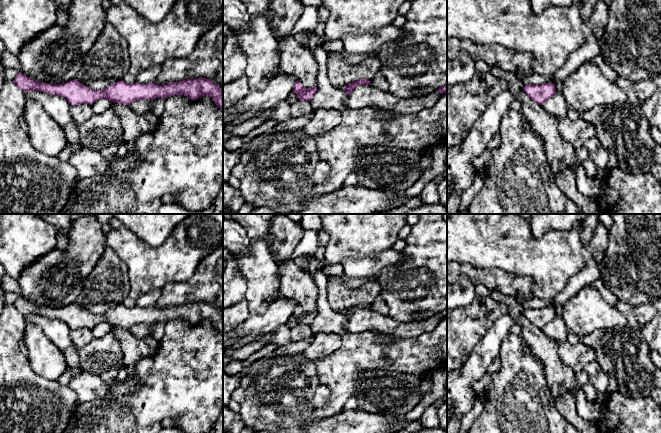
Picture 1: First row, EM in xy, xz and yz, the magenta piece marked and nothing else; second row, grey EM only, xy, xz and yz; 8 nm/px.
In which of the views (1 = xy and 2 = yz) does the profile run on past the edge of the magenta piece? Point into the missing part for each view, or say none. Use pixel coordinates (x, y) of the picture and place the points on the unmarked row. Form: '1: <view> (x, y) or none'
1: none
2: none

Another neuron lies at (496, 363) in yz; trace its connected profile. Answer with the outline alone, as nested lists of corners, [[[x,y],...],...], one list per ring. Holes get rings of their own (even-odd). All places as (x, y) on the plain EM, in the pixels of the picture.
[[[497,356],[496,358],[494,358],[492,363],[489,365],[487,369],[487,373],[492,375],[495,372],[497,372],[500,369],[500,367],[501,367],[501,361],[500,361],[499,356]]]

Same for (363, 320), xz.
[[[362,309],[347,320],[346,329],[348,333],[362,333],[369,330],[396,337],[412,338],[432,331],[441,319],[439,315],[434,315],[426,320],[401,323],[389,315],[381,315],[371,309]]]

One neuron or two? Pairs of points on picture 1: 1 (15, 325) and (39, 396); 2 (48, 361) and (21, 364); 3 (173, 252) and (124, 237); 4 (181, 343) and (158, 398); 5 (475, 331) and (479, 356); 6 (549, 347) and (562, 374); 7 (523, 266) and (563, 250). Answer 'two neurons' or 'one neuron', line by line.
1: one neuron
2: two neurons
3: one neuron
4: one neuron
5: two neurons
6: one neuron
7: one neuron

